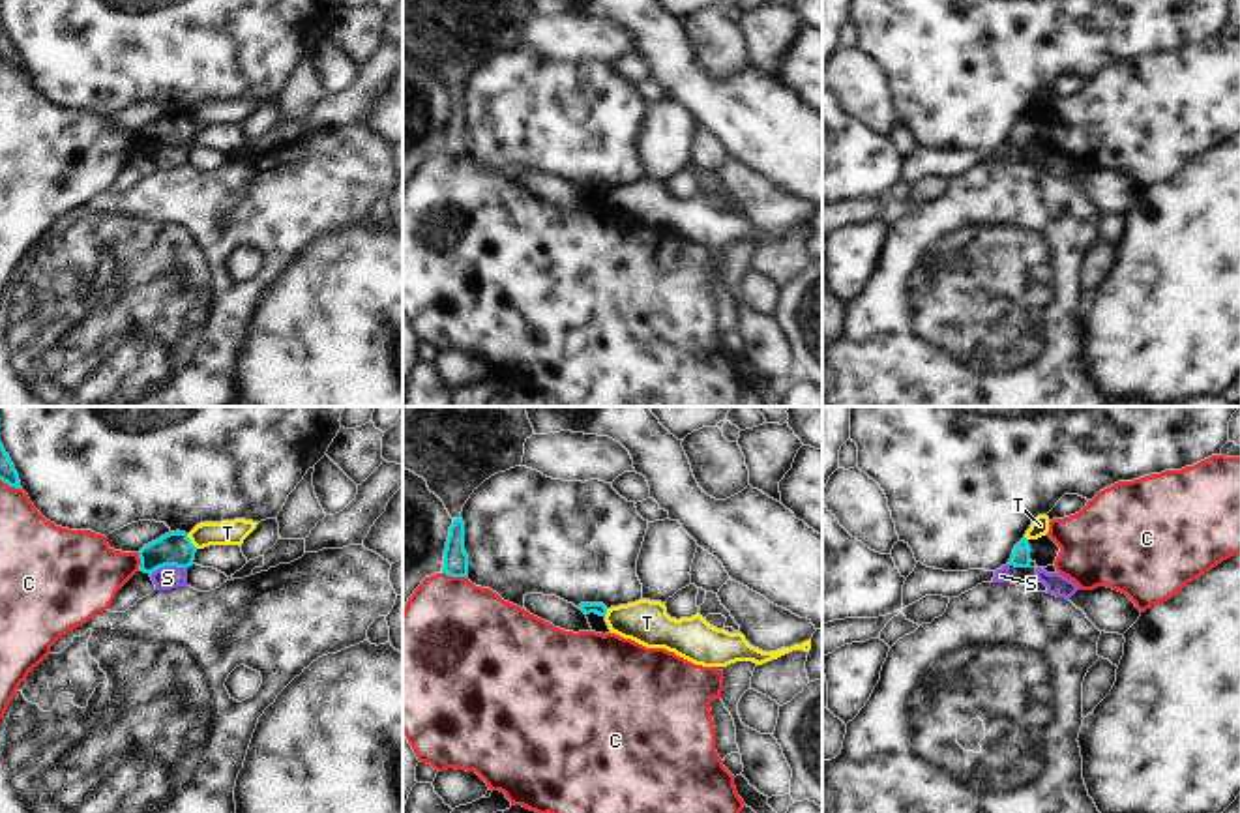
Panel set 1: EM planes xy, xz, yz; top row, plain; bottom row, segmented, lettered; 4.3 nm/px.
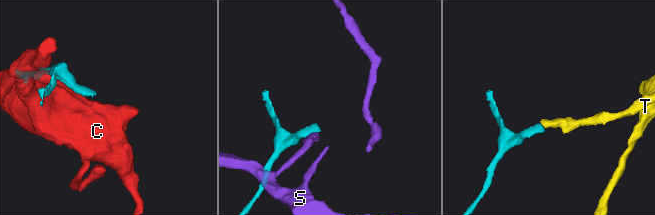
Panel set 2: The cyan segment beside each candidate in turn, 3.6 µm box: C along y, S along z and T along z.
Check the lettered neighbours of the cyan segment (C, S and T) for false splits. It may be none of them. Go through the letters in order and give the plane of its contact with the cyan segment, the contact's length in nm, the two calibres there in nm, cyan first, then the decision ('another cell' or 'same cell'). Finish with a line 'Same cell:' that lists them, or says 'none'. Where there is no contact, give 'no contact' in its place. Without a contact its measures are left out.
C: contact in xz; length 110 nm; calibres 110 and 460 nm; another cell
S: contact in xy; length 170 nm; calibres 140 and 100 nm; another cell
T: contact in xy; length 80 nm; calibres 140 and 110 nm; another cell
Same cell: none

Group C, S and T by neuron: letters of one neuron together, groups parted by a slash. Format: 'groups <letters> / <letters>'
groups C / S / T

